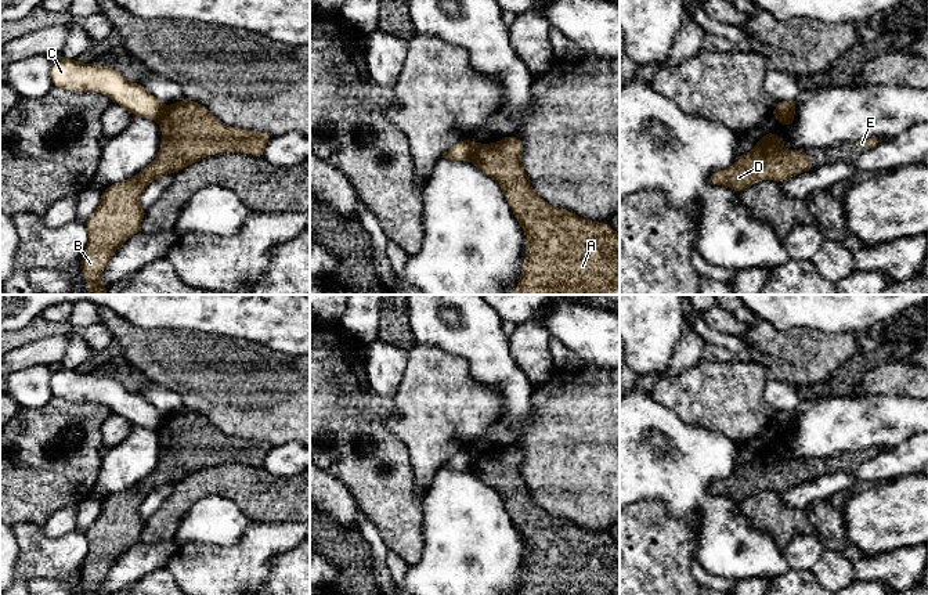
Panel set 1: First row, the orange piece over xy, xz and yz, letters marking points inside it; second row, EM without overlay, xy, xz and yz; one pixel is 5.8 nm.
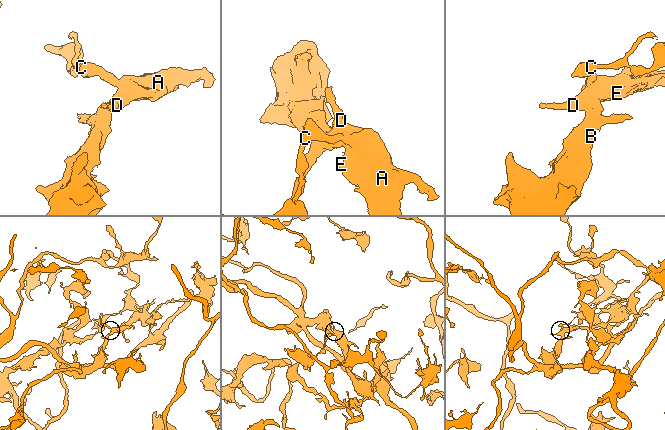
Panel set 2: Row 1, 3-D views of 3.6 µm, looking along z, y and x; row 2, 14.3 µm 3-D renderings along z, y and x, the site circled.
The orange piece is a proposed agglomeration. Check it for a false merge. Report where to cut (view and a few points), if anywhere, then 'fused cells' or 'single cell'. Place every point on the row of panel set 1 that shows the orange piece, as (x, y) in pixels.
xz (475, 143), (469, 159) | fused cells

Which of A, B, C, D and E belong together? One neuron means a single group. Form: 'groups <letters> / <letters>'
groups A B D E / C

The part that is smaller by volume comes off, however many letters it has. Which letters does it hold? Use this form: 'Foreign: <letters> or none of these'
Foreign: A, B, D, E

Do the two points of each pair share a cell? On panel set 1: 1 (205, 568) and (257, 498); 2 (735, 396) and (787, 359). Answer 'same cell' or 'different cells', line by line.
1: different cells
2: different cells

